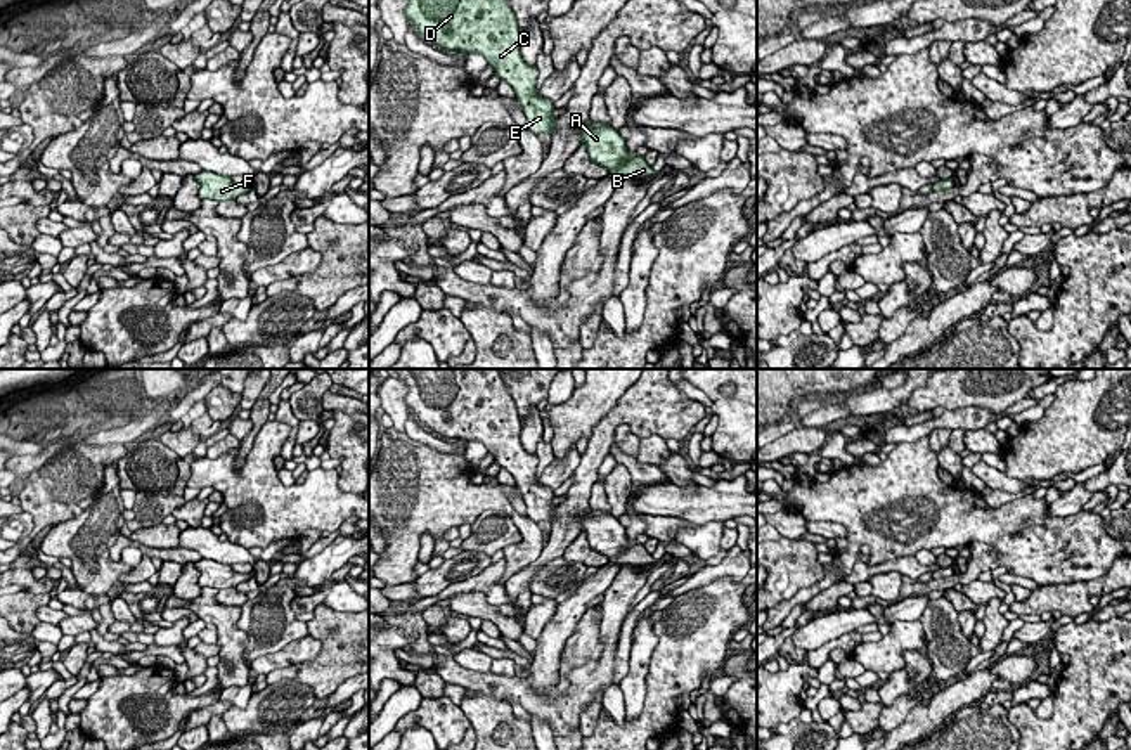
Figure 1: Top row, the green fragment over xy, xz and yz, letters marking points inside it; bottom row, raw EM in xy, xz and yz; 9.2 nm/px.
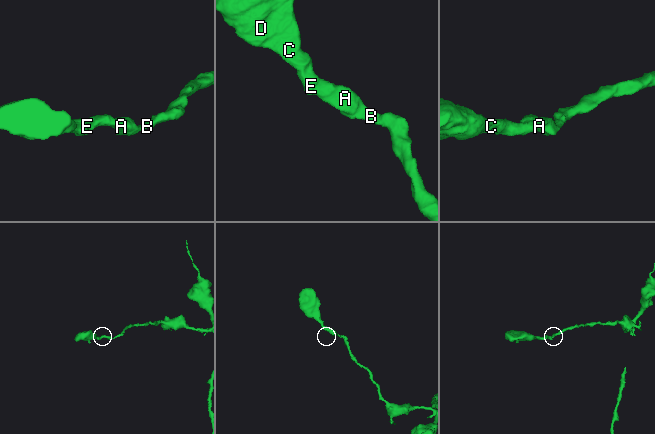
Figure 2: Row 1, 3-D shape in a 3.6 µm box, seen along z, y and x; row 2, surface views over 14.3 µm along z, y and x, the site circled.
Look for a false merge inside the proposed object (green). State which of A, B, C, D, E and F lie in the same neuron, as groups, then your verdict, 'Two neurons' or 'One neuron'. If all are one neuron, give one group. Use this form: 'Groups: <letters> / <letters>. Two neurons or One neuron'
Groups: A B C D E F. One neuron

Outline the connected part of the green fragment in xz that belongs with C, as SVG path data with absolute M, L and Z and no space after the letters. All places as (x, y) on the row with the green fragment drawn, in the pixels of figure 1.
M409 0L405 16L438 47L480 54L513 87L528 130L554 133L559 116L535 88L539 69L521 57L521 28L507 0Z

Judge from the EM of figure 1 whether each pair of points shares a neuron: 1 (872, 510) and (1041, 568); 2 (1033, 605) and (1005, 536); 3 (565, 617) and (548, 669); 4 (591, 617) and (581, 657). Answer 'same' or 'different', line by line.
1: same
2: different
3: same
4: same

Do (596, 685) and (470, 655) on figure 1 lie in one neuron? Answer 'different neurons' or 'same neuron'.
different neurons

